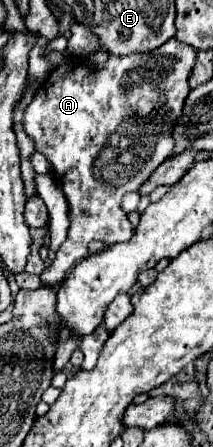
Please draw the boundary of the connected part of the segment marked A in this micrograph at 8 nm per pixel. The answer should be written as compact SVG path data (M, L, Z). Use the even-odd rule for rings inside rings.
M169 39L165 45L151 53L133 53L125 57L109 57L103 71L89 71L87 65L75 63L55 67L47 81L39 87L33 101L23 115L23 129L35 141L35 151L43 153L53 173L59 173L63 193L69 203L69 229L67 239L59 247L53 265L41 273L41 281L51 287L61 283L67 271L89 255L91 241L103 241L105 245L129 241L133 237L133 225L127 213L121 209L121 199L127 193L139 191L151 173L169 157L175 149L171 141L171 129L183 111L183 101L189 93L189 75L195 67L195 49L183 45L177 39ZM161 113L177 113L173 121L165 121Z

